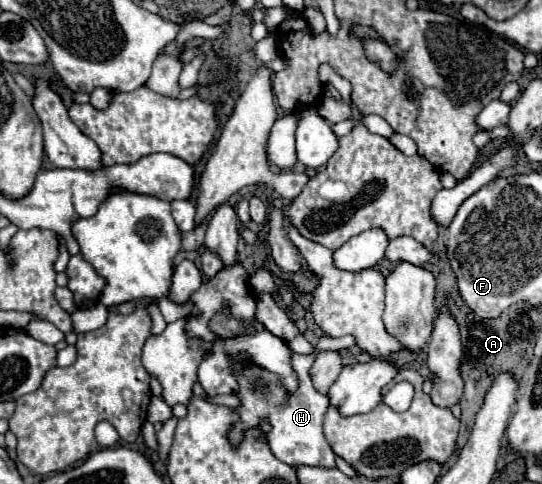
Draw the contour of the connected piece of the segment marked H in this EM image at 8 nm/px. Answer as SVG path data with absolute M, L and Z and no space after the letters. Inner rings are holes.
M324 337L324 339L320 339L320 343L316 345L316 351L312 355L298 355L298 353L292 355L292 365L294 365L294 371L298 373L298 379L300 379L300 387L296 393L286 393L280 387L278 377L274 377L272 373L268 373L260 367L254 367L254 365L246 365L244 373L238 379L238 383L240 383L238 397L242 401L242 407L236 409L240 415L240 423L230 431L232 445L238 445L242 441L244 429L258 427L258 421L266 419L272 425L272 431L266 435L266 439L270 441L272 453L280 461L294 465L294 467L298 467L298 465L334 467L336 455L330 449L330 445L326 443L326 437L322 433L322 419L324 419L324 413L328 407L328 395L318 393L314 389L314 383L310 381L312 361L320 349L326 349L326 345L328 345L328 339Z

